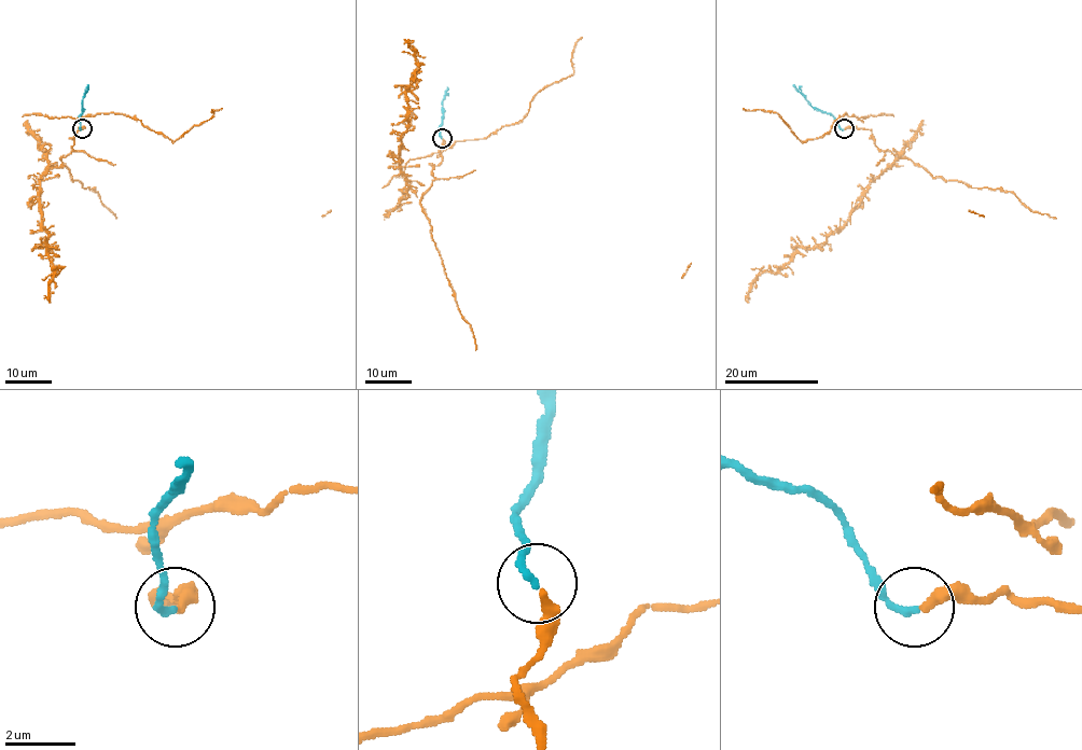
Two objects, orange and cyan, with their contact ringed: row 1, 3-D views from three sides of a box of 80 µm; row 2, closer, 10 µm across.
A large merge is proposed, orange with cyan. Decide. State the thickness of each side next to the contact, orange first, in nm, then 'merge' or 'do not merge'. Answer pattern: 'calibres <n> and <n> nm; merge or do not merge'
calibres 300 and 200 nm; merge

